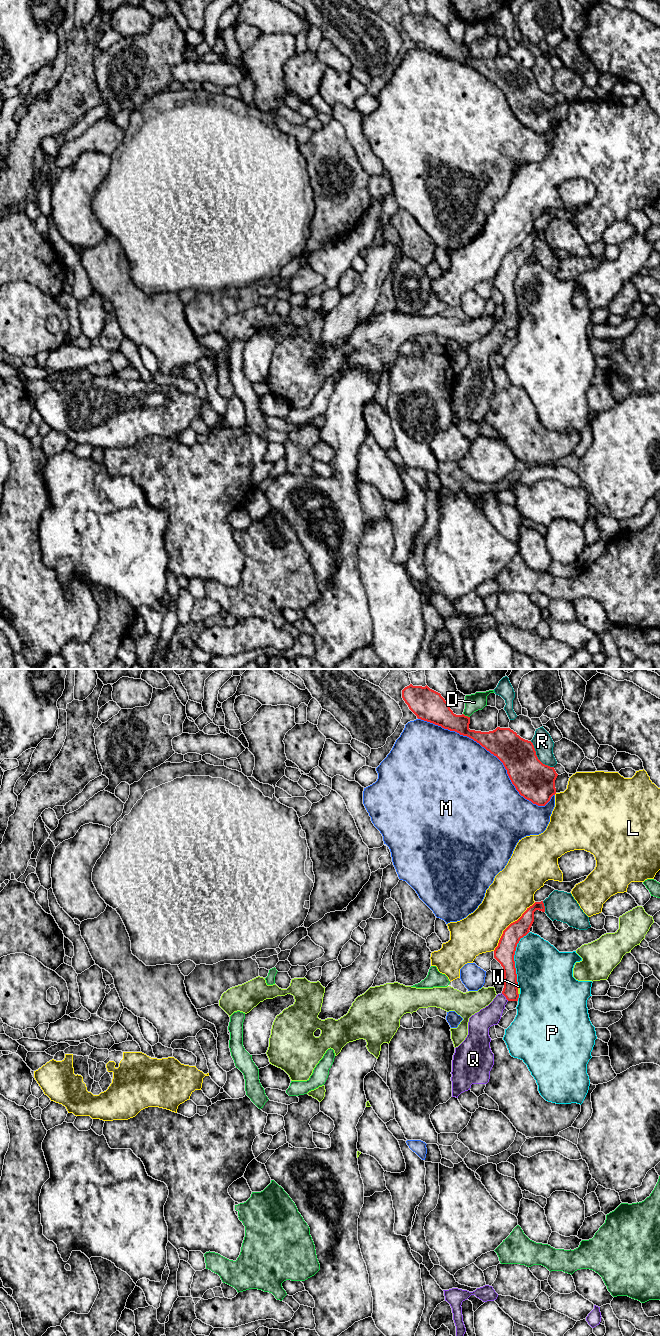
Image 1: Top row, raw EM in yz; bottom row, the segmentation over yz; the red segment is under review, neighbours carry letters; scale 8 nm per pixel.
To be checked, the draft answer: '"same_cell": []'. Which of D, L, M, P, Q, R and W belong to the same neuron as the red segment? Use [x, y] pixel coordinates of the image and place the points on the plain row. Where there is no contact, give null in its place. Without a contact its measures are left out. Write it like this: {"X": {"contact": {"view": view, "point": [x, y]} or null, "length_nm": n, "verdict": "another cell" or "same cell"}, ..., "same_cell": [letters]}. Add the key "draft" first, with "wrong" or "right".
{"draft": "wrong", "D": {"contact": {"view": "yz", "point": [466, 44]}, "length_nm": 70, "verdict": "another cell"}, "L": {"contact": {"view": "yz", "point": [509, 253]}, "length_nm": 500, "verdict": "another cell"}, "M": {"contact": {"view": "yz", "point": [493, 82]}, "length_nm": 1250, "verdict": "another cell"}, "P": {"contact": {"view": "yz", "point": [513, 286]}, "length_nm": 460, "verdict": "another cell"}, "Q": {"contact": {"view": "yz", "point": [505, 324]}, "length_nm": 90, "verdict": "same cell"}, "R": {"contact": {"view": "yz", "point": [537, 85]}, "length_nm": 280, "verdict": "another cell"}, "W": {"contact": {"view": "yz", "point": [517, 318]}, "length_nm": 70, "verdict": "another cell"}, "same_cell": ["Q"]}

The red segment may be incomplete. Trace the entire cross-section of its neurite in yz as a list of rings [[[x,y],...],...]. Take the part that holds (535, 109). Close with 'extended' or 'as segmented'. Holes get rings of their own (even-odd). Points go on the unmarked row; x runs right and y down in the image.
[[[410,12],[402,18],[402,26],[418,47],[467,64],[496,84],[503,91],[512,112],[519,122],[533,132],[545,134],[551,125],[556,122],[555,108],[558,102],[554,95],[545,93],[538,87],[531,69],[521,66],[510,56],[497,55],[489,60],[470,58],[470,45],[464,42],[454,42],[441,22],[430,17],[427,13],[422,15]]] | as segmented

